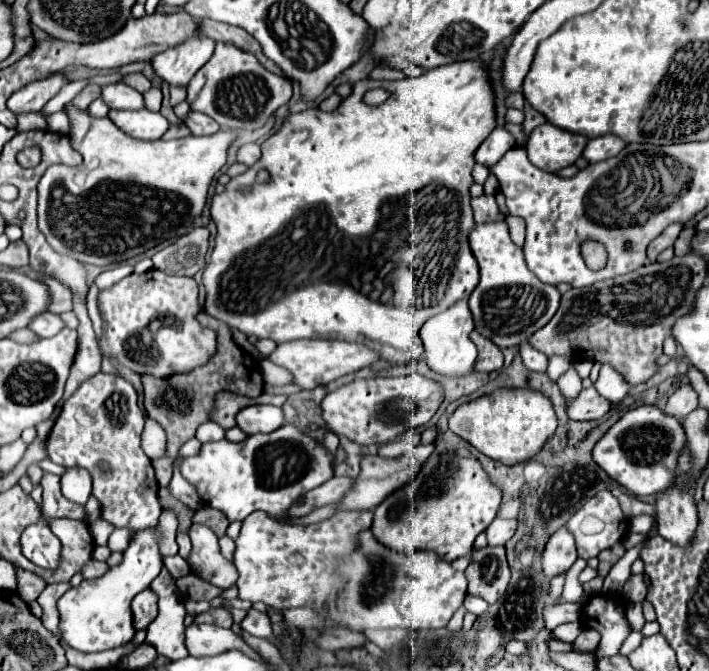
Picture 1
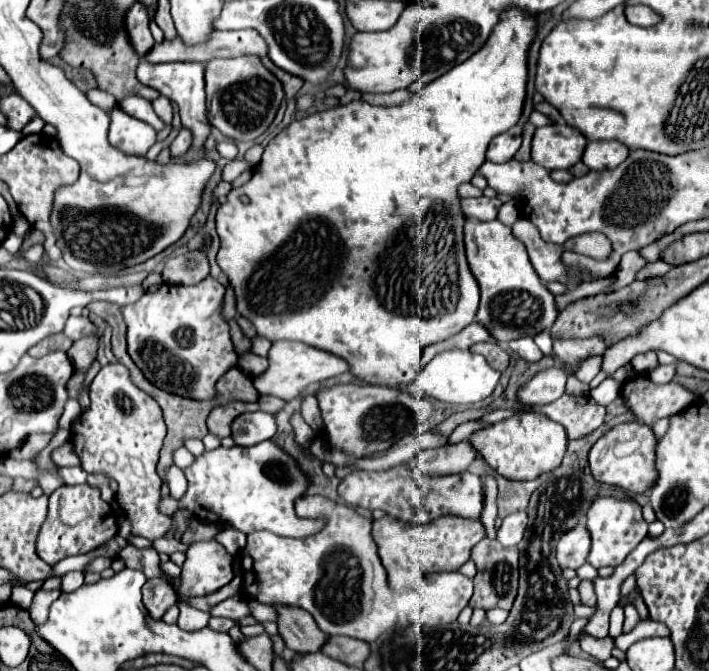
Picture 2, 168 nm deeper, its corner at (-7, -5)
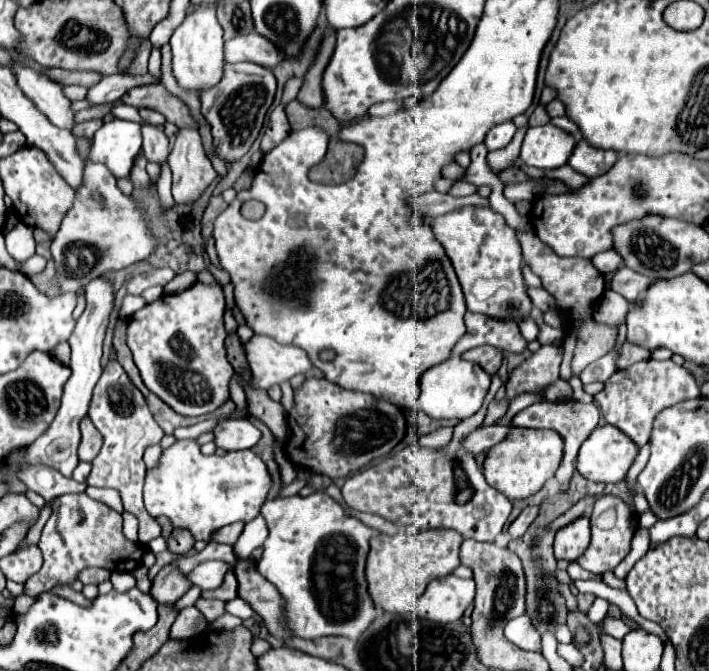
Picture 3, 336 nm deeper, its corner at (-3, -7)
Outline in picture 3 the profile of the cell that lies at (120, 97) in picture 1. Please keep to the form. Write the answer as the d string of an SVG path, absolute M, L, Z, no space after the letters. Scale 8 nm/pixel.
M143 125L143 151L147 161L155 161L159 165L167 163L169 157L169 143L163 131L155 129L153 125Z

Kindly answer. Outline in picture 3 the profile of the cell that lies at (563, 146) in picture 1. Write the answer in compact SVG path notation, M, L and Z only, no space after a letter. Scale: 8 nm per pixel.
M555 125L529 127L521 145L521 161L531 167L539 167L543 171L557 169L567 163L573 153L575 137L557 129Z

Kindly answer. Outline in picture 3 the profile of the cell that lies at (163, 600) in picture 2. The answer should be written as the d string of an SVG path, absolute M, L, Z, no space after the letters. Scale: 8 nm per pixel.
M175 563L165 565L151 587L151 595L157 599L157 603L175 603L177 599L181 599L187 591L189 591L189 581L187 575L183 575Z

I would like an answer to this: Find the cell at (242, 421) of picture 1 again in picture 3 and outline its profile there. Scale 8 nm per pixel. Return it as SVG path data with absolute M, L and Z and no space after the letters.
M225 419L215 425L213 429L215 445L225 451L241 451L251 449L261 433L255 425L251 425L249 419Z

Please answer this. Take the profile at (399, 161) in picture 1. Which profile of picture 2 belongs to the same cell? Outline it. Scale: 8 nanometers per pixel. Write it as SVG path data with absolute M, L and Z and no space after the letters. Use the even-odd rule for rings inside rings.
M509 9L501 15L501 21L493 29L489 41L481 51L477 51L465 63L453 67L433 83L427 83L419 95L411 95L401 105L381 107L371 105L363 99L355 99L347 105L339 105L321 113L313 113L309 117L293 121L285 127L271 143L265 147L265 153L259 165L253 169L253 177L237 189L231 189L227 195L227 203L223 203L217 211L217 233L221 237L221 249L217 253L217 265L227 275L235 299L237 299L237 315L249 319L261 337L269 341L289 339L301 341L305 345L325 349L349 361L351 373L367 383L387 385L387 387L407 387L417 377L417 367L421 353L427 345L443 341L463 327L473 323L477 305L479 305L479 287L477 279L469 271L465 241L463 241L463 225L465 215L461 211L461 197L457 193L459 185L471 181L479 171L481 163L485 163L485 153L493 137L511 129L521 115L525 101L525 83L527 83L527 49L535 35L535 17ZM241 195L247 195L251 201L243 205L239 201Z

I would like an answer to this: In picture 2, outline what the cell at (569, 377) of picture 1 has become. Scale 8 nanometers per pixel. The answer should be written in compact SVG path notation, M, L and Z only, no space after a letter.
M591 337L591 339L575 339L575 341L555 341L553 343L553 351L555 351L555 359L559 361L559 365L563 367L563 371L567 375L575 375L579 363L583 363L583 359L587 359L589 355L601 355L601 351L605 351L605 343L601 337Z

